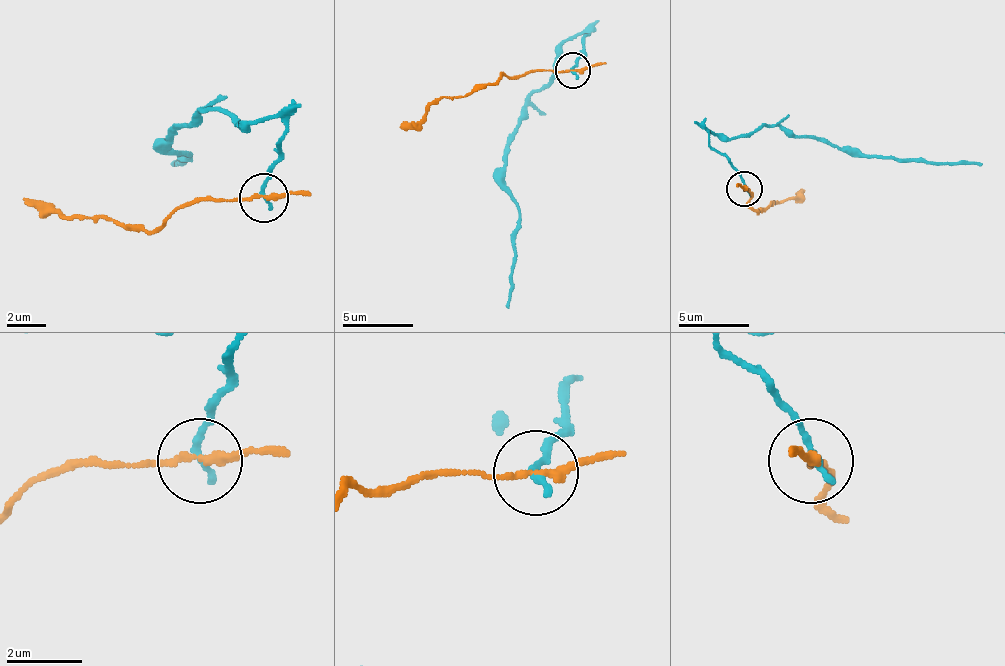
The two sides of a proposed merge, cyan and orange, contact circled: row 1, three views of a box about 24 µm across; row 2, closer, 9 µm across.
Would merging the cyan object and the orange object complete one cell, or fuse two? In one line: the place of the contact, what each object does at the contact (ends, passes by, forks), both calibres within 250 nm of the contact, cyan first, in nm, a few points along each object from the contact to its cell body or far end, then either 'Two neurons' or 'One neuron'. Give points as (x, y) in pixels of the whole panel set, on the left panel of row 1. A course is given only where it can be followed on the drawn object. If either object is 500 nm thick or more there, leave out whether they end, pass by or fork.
Place: (264, 198). At the ring cyan ends. At the ring orange passes by. Thickness 240 nm (cyan) against 190 nm. Course of cyan: (265, 197), (265, 182), (285, 133), (275, 118), (250, 128), (206, 108), (167, 142), (191, 157), (176, 162). Course of orange: (265, 197), (196, 201), (152, 231), (132, 231), (107, 216), (78, 216), (53, 211), (24, 197). Two neurons

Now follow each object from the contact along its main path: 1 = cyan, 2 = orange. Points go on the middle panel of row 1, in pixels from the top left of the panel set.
1: (573, 69), (587, 34), (563, 44), (556, 73), (531, 97), (503, 168), (503, 186), (520, 214), (510, 309)
2: (573, 69), (524, 73), (492, 83), (478, 83), (460, 97), (439, 97), (421, 119), (400, 129)

